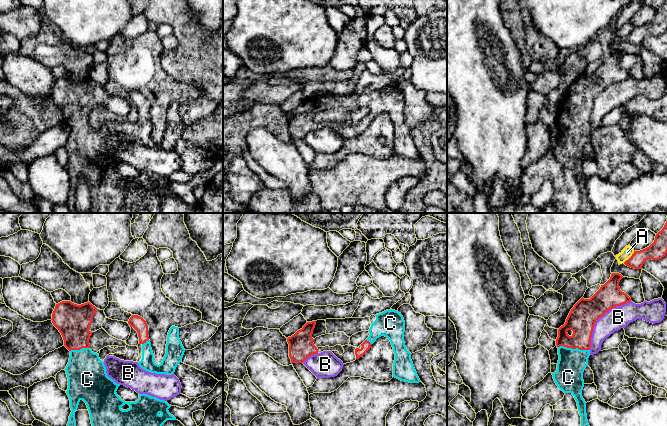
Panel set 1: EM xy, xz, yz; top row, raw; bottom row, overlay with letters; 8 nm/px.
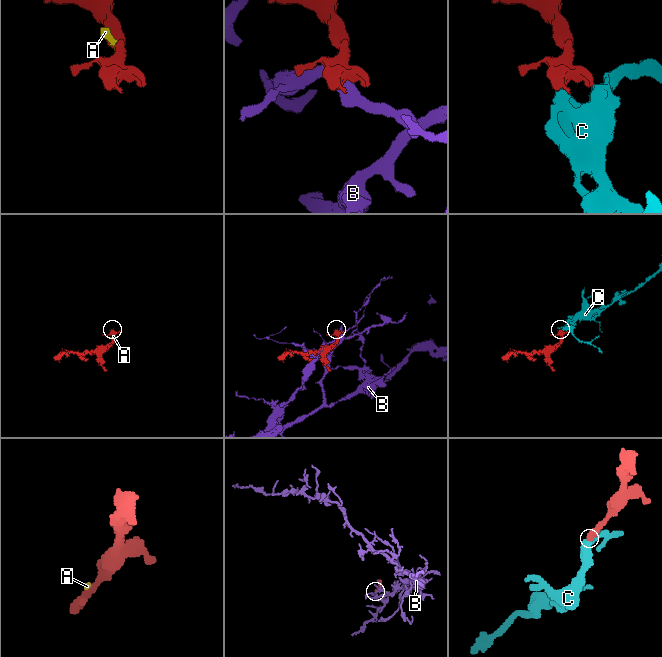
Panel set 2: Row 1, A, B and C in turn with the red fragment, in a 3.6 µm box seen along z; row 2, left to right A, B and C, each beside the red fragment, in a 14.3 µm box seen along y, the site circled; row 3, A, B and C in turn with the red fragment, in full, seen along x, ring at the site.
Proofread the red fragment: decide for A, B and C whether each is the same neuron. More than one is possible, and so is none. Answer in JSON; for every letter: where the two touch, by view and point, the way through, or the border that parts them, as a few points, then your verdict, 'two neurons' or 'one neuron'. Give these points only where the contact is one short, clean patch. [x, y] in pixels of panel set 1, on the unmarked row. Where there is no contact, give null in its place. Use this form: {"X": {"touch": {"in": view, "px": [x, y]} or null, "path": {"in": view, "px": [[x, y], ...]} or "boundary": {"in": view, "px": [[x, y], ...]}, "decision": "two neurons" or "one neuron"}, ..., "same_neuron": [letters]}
{"A": {"touch": {"in": "yz", "px": [630, 33]}, "boundary": {"in": "yz", "px": [[634, 27], [623, 38]]}, "decision": "two neurons"}, "B": {"touch": {"in": "yz", "px": [599, 93]}, "decision": "two neurons"}, "C": {"touch": {"in": "yz", "px": [573, 124]}, "decision": "one neuron"}, "same_neuron": ["C"]}

